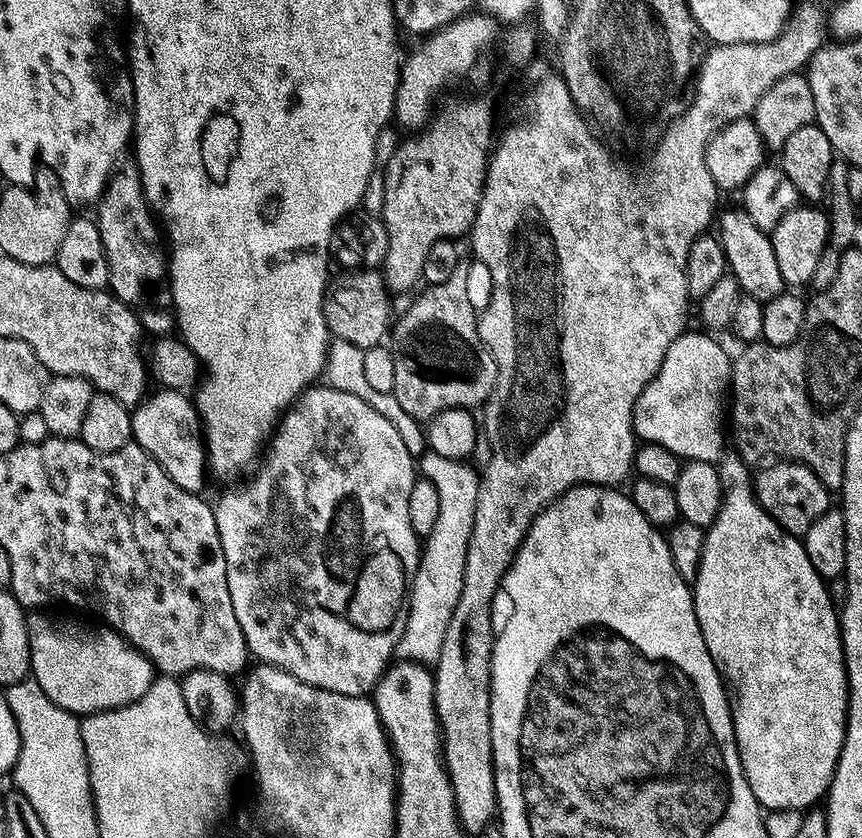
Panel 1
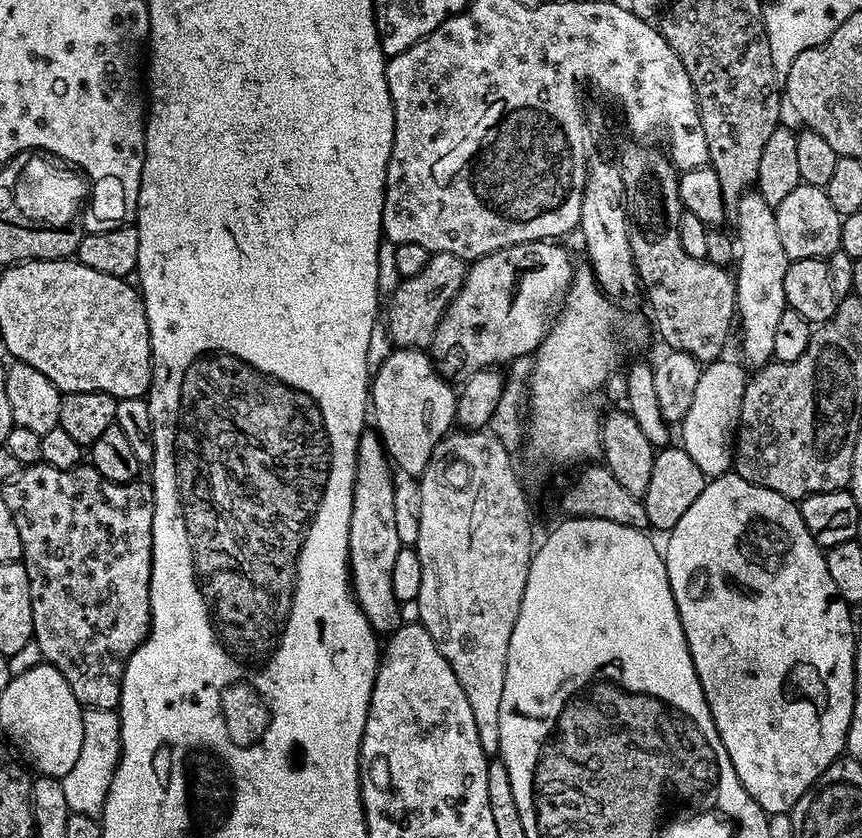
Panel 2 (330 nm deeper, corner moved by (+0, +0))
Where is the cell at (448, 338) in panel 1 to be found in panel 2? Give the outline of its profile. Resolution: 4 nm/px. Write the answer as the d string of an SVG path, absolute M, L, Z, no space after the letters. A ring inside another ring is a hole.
M551 239L531 240L509 248L499 248L497 252L479 256L468 264L462 290L445 310L430 345L432 362L445 380L464 382L479 371L495 369L500 364L508 366L516 358L535 353L548 333L550 314L564 303L564 296L574 283L572 256L560 244L563 243Z

